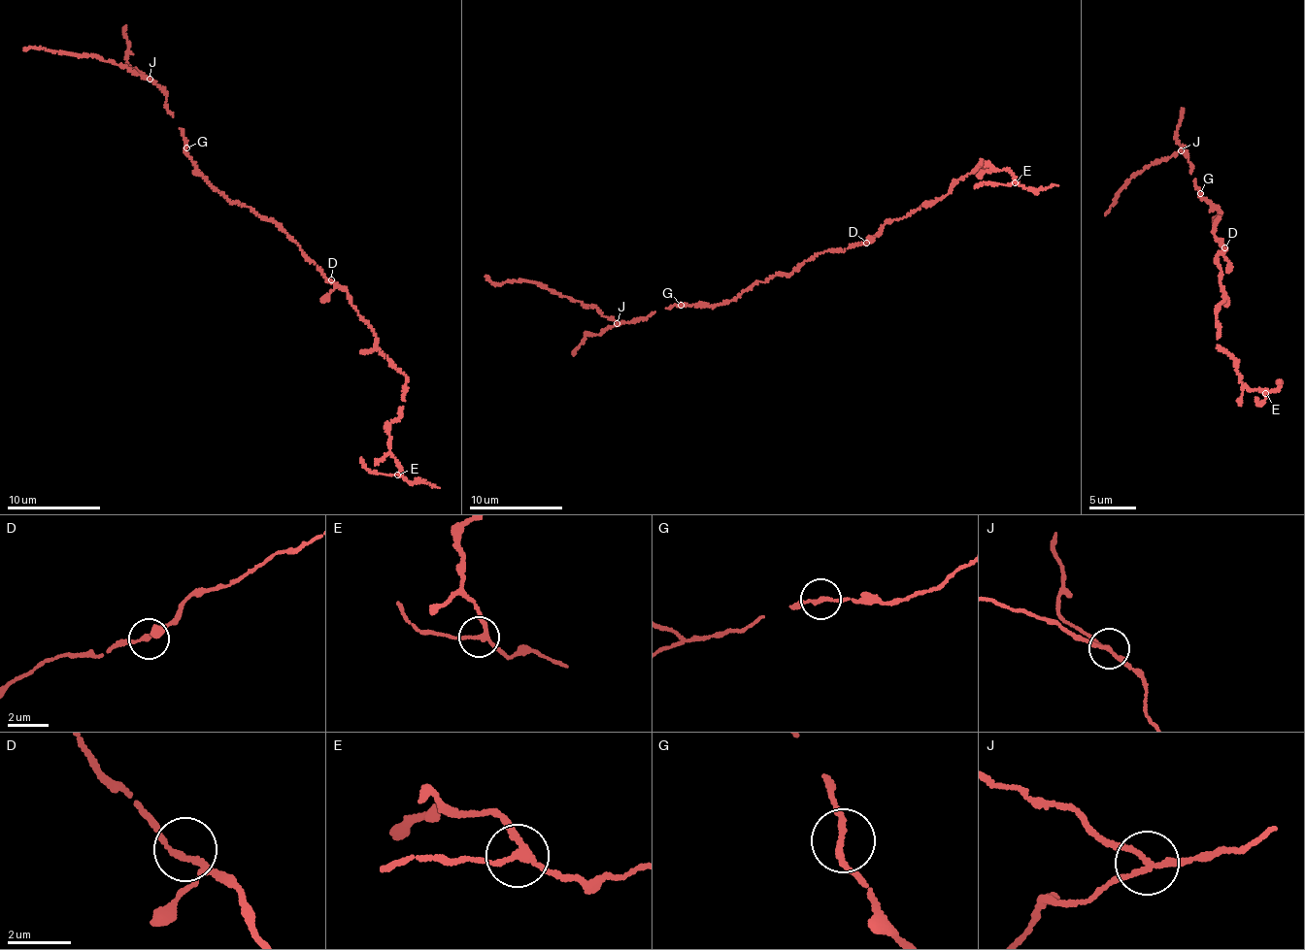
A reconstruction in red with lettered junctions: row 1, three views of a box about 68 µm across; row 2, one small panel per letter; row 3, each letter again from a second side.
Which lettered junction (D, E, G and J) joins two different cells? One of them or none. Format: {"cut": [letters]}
{"cut": ["J"]}

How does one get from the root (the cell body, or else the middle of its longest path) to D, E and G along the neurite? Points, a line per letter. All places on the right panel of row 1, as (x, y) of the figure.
D: (1215, 226), (1213, 233), (1224, 247)
E: (1215, 226), (1226, 251), (1217, 256), (1225, 298), (1215, 313), (1218, 344), (1232, 354), (1239, 382), (1265, 393)
G: (1215, 226), (1218, 220), (1214, 221), (1216, 217), (1213, 220), (1219, 216), (1220, 212), (1199, 194)

